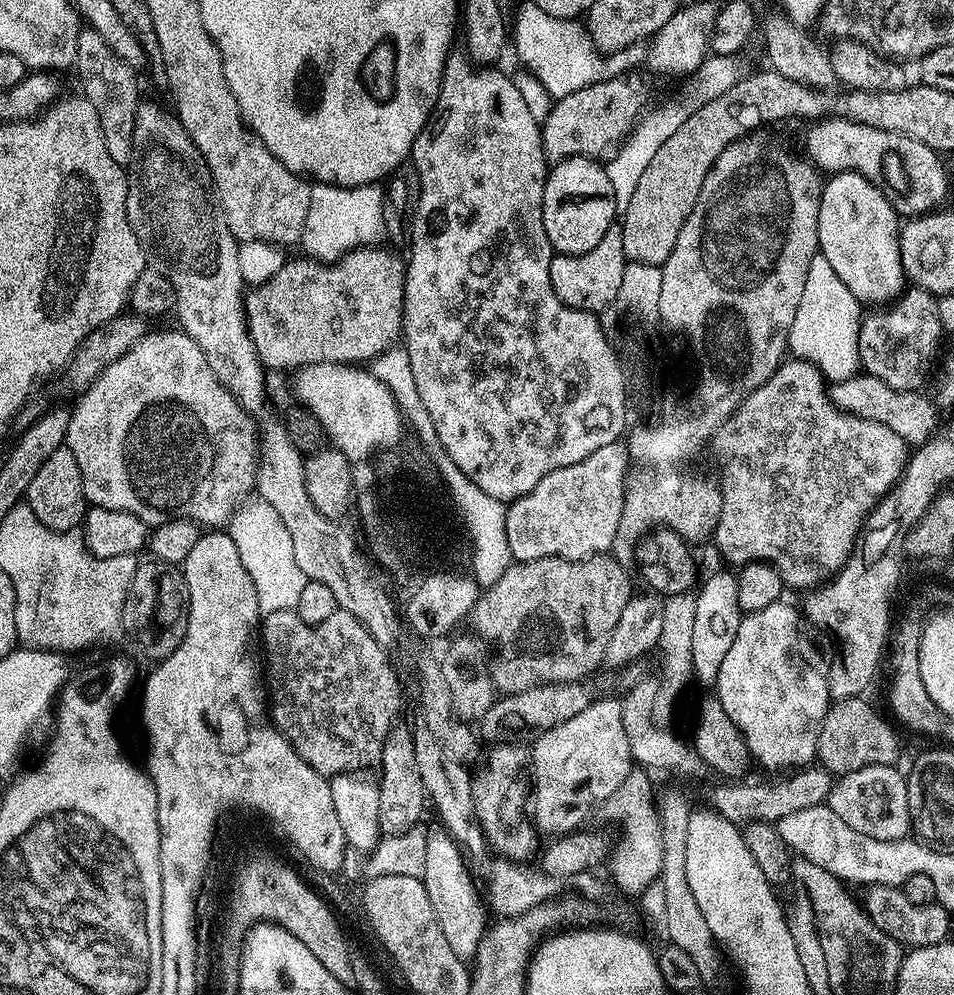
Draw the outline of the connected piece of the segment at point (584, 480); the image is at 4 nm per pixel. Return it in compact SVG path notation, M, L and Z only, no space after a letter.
M617 442L594 450L590 458L574 462L574 466L562 466L554 474L546 474L530 494L511 501L505 514L505 536L509 543L513 561L537 560L557 556L563 560L584 560L593 554L604 554L611 549L618 522L622 518L624 493L626 491L626 473L629 471L628 445Z

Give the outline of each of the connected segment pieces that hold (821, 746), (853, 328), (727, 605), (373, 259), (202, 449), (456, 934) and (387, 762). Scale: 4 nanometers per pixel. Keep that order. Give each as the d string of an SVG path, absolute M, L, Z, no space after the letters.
M844 698L829 707L824 715L824 723L820 726L816 760L819 767L844 776L847 772L862 770L875 764L895 765L900 756L900 740L896 732L867 704L864 698Z
M817 254L810 262L810 270L806 274L806 290L802 290L802 302L798 302L794 326L790 326L788 352L795 359L810 362L827 381L850 379L861 371L858 354L861 319L861 305L854 294L846 290L846 282L834 274L830 262L826 262L824 256Z
M731 571L716 572L713 576L706 577L704 585L702 584L703 580L695 593L694 635L690 654L695 679L712 682L718 674L718 666L722 666L726 653L730 651L730 646L738 635L742 613L738 606L738 582Z
M369 246L367 248L356 248L353 252L348 252L345 256L340 257L340 259L331 262L311 258L303 259L289 259L282 266L282 270L278 270L278 274L274 274L274 278L270 278L270 282L262 282L255 285L245 295L244 313L248 319L248 333L258 350L260 360L264 364L265 369L292 368L291 370L299 370L311 364L322 363L354 364L360 366L365 362L372 361L375 356L382 355L385 350L393 347L401 339L404 326L404 270L406 267L405 257L401 253L399 256L396 252L387 252L384 246Z
M149 331L148 335L142 337L126 354L122 354L122 358L118 358L118 362L110 362L110 366L106 366L106 370L102 370L102 374L98 374L96 381L85 392L79 393L77 400L80 401L71 411L72 418L68 427L66 446L74 454L74 459L78 461L78 470L82 470L82 486L89 505L106 510L129 512L142 518L142 522L146 522L150 526L165 524L171 520L192 520L205 529L220 530L231 521L257 487L256 469L260 454L258 424L256 428L255 422L252 421L255 420L253 413L246 411L237 402L236 397L232 396L230 390L226 390L226 386L222 386L222 382L218 382L214 370L210 370L202 350L198 350L196 343L184 331L175 331Z
M432 832L426 842L425 872L422 879L426 894L430 894L430 906L434 906L434 918L438 918L442 934L446 934L446 943L454 949L454 954L458 954L460 960L468 962L475 957L479 944L486 935L486 904L482 899L481 889L480 892L476 889L463 859L465 860L465 857L460 846L447 832Z
M393 727L384 744L382 762L378 769L378 822L385 836L400 835L421 823L426 808L426 793L422 773L418 770L418 757L414 754L413 729Z

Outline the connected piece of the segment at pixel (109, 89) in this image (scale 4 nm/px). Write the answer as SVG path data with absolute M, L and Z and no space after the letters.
M91 28L80 31L74 68L75 71L78 70L80 76L82 94L98 113L110 158L121 166L129 165L134 149L133 134L137 108L142 101L136 78L137 71L128 63L121 61L119 56L108 47L104 38Z

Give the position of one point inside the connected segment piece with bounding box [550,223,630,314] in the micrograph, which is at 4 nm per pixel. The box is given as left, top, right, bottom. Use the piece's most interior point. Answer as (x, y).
(586, 281)

